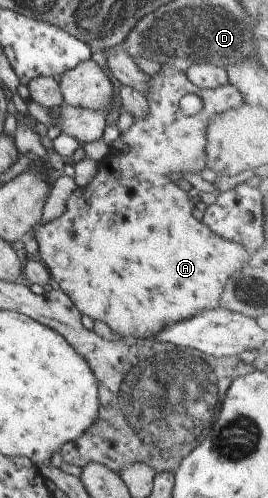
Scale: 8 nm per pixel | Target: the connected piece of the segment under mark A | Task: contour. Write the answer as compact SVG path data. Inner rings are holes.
M159 64L162 68L161 74L155 77L148 77L148 91L143 94L145 97L145 105L147 109L143 112L143 117L134 119L131 127L120 135L121 143L128 147L127 151L116 150L113 153L107 153L97 165L97 173L90 183L82 188L76 187L66 199L66 208L63 213L57 215L49 223L39 225L36 229L35 240L37 243L37 259L41 260L50 278L57 283L57 287L61 290L71 301L72 305L77 308L80 314L87 315L93 321L102 321L111 329L116 337L123 338L143 338L145 340L151 339L160 332L165 326L189 319L203 310L218 307L218 299L220 293L224 290L229 276L240 269L250 259L251 252L245 250L243 247L233 241L225 241L223 238L217 237L201 220L197 220L191 216L190 211L194 205L190 203L186 191L182 191L181 187L175 185L177 179L184 172L199 173L205 167L205 132L207 122L212 115L219 112L239 107L244 103L241 92L231 84L219 86L214 90L202 90L196 85L193 85L179 70L175 70L166 64ZM183 95L197 95L202 101L202 108L194 115L187 116L179 109L179 99Z

